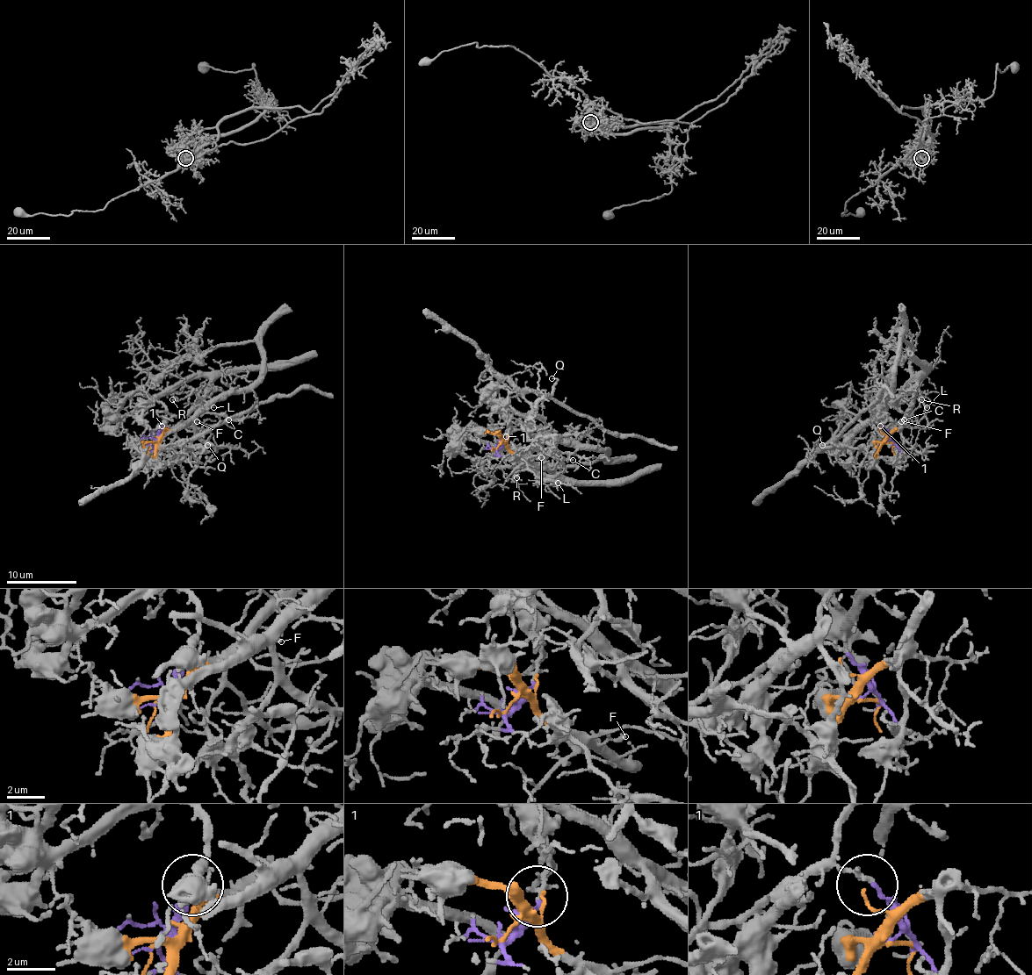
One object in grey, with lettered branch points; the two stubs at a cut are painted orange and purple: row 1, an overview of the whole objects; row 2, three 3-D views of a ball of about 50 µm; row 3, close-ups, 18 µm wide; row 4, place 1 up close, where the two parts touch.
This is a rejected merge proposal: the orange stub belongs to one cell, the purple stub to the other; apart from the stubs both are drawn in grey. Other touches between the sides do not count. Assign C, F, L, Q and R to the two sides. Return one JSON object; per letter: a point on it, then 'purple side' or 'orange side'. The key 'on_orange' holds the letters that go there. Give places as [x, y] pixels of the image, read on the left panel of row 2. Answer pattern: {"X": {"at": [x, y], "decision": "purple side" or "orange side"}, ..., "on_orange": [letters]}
{"C": {"at": [228, 419], "decision": "orange side"}, "F": {"at": [197, 421], "decision": "orange side"}, "L": {"at": [213, 407], "decision": "orange side"}, "Q": {"at": [207, 445], "decision": "purple side"}, "R": {"at": [172, 399], "decision": "orange side"}, "on_orange": ["C", "F", "L", "R"]}

